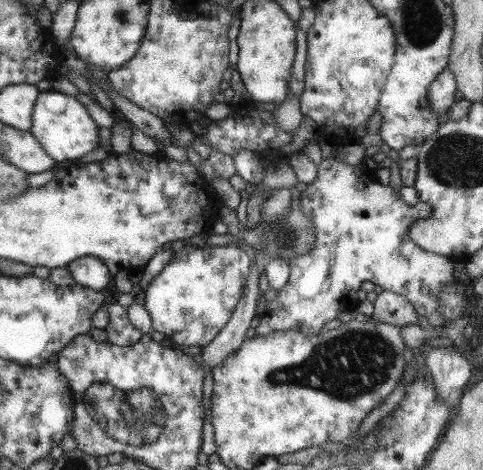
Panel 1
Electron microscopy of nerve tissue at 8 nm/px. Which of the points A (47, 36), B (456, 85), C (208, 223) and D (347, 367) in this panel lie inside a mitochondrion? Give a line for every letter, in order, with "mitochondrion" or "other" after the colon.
A: other
B: other
C: other
D: mitochondrion

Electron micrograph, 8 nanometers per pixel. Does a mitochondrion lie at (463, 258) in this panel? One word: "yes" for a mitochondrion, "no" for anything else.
no

